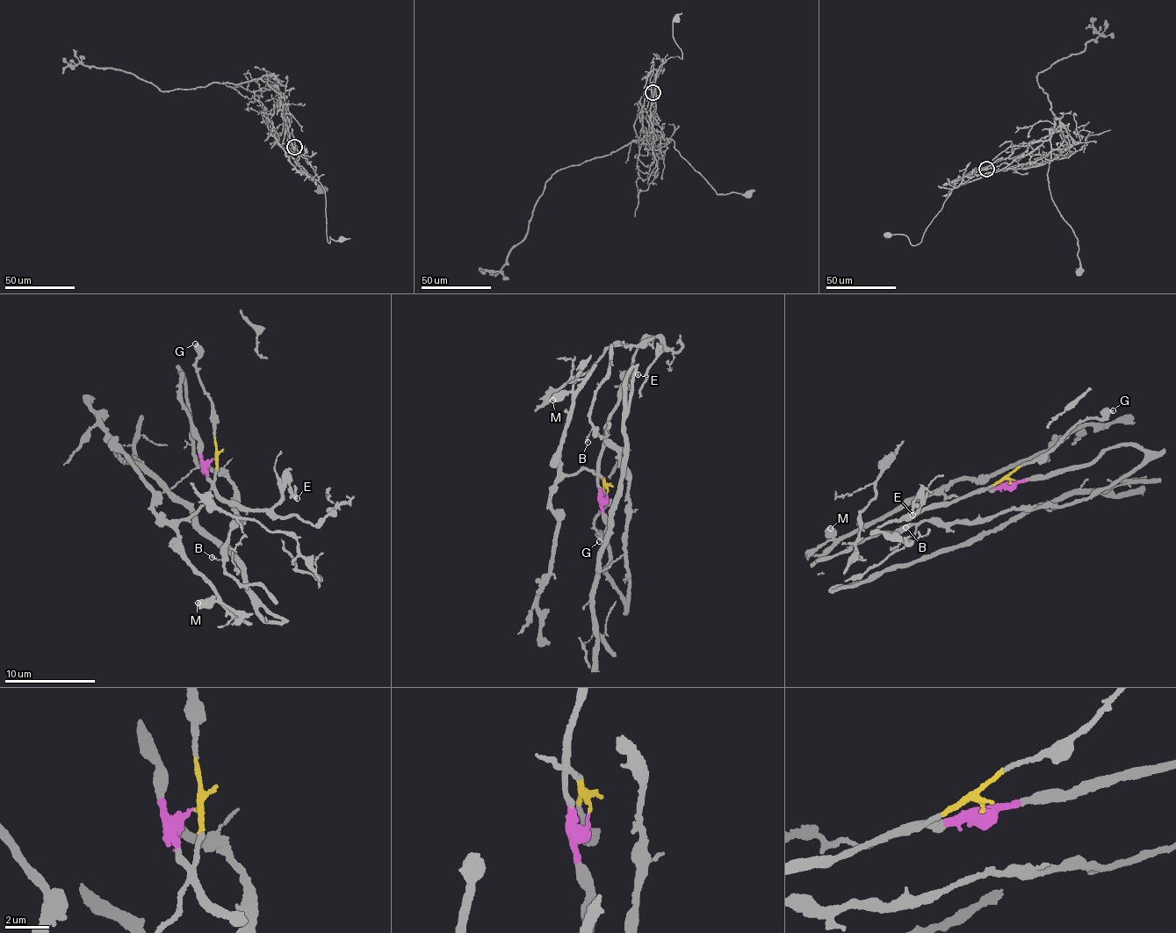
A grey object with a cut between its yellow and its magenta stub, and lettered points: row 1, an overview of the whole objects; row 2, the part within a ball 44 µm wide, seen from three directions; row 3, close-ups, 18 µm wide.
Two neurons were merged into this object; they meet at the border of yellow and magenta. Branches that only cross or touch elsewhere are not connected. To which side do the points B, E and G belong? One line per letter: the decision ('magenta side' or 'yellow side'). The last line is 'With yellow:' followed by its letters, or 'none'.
B: magenta side
E: magenta side
G: yellow side
With yellow: G

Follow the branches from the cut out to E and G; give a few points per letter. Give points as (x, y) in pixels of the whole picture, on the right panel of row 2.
E: (1010, 484), (928, 508), (919, 514), (915, 512), (920, 500), (919, 497), (912, 516)
G: (1010, 484), (1008, 476), (1020, 466), (1041, 459), (1051, 452), (1079, 423), (1106, 415), (1113, 409)

